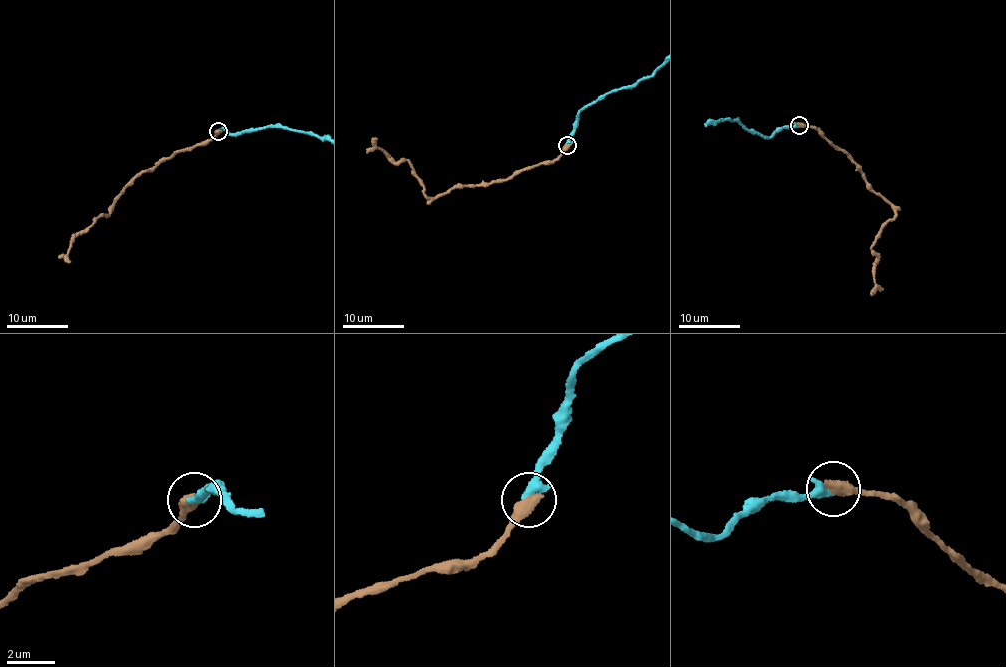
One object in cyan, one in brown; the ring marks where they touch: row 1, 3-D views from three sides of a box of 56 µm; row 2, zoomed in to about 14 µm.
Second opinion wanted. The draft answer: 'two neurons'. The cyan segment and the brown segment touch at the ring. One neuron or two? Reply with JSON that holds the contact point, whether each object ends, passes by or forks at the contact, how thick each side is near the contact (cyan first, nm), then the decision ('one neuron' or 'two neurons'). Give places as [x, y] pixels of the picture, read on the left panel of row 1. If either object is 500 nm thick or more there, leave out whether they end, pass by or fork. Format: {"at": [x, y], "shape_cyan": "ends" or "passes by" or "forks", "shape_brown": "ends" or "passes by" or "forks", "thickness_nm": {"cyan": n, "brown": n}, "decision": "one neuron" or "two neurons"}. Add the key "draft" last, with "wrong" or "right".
{"at": [218, 131], "thickness_nm": {"cyan": 360, "brown": 550}, "decision": "one neuron", "draft": "wrong"}

